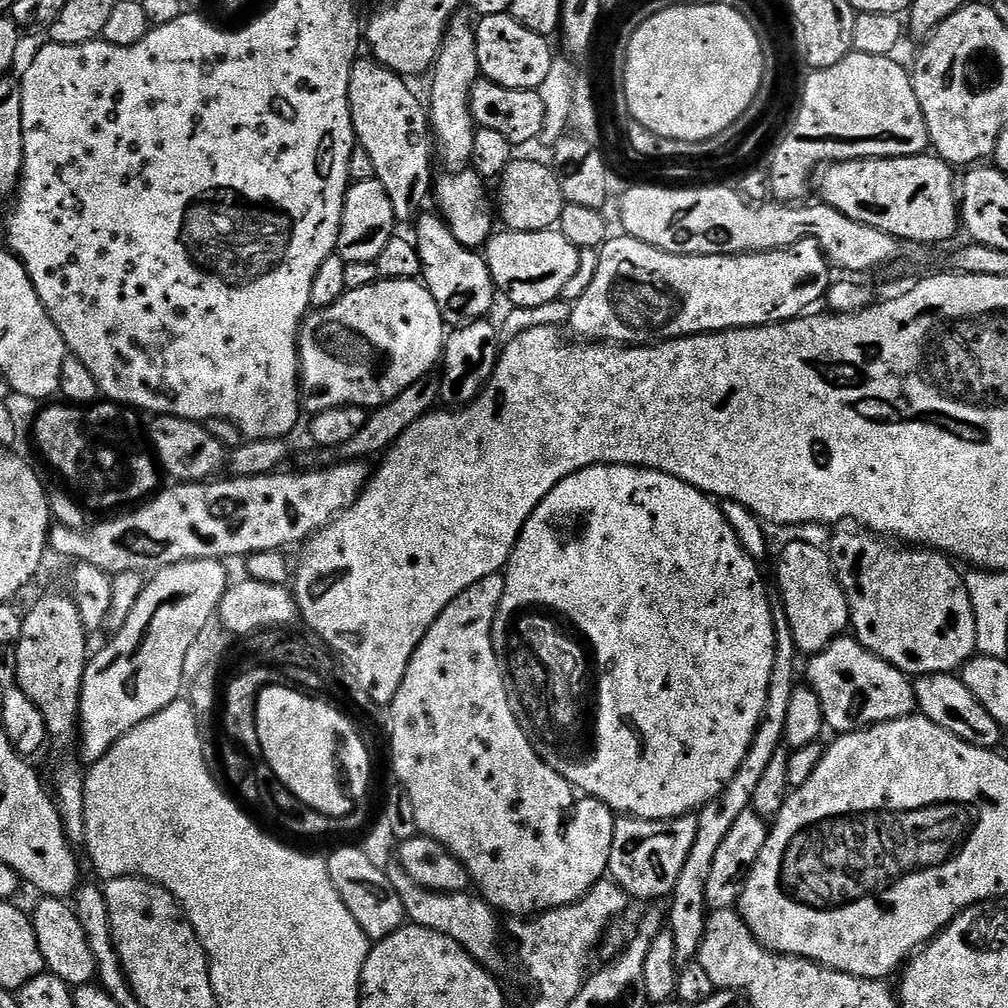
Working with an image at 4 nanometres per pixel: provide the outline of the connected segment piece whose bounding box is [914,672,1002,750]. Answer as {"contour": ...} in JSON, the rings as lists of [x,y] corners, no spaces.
{"contour":[[[947,672],[946,674],[917,676],[914,680],[914,687],[916,689],[916,707],[919,715],[926,717],[927,720],[934,722],[938,726],[942,726],[942,730],[962,738],[962,742],[972,744],[975,748],[996,750],[1001,747],[999,745],[1000,735],[1002,735],[1000,724],[994,722],[994,718],[990,718],[990,713],[986,711],[986,706],[982,706],[982,702],[978,702],[978,698],[974,698],[974,694],[970,694],[970,690],[966,690],[964,681],[959,675]]]}

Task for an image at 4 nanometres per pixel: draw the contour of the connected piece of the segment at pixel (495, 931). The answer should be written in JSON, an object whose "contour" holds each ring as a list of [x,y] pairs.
{"contour":[[[392,862],[386,868],[390,878],[390,886],[398,898],[402,898],[405,917],[415,927],[434,930],[438,934],[446,934],[446,938],[454,938],[462,950],[466,950],[489,972],[500,974],[504,968],[504,952],[500,949],[500,920],[496,909],[491,908],[478,894],[466,892],[428,892],[418,882],[414,882],[402,870],[399,862]]]}

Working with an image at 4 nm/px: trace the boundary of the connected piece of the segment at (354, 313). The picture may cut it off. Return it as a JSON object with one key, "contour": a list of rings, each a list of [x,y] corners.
{"contour":[[[381,278],[375,284],[362,286],[362,290],[347,291],[342,298],[338,298],[338,302],[334,302],[334,306],[326,306],[325,308],[309,311],[304,318],[303,324],[300,325],[298,347],[300,349],[300,386],[303,407],[307,411],[309,408],[309,413],[315,414],[327,408],[346,408],[351,406],[365,410],[375,410],[382,404],[388,404],[394,398],[398,398],[398,394],[402,394],[402,390],[406,390],[406,386],[425,379],[431,373],[428,371],[432,367],[435,369],[441,363],[445,339],[446,325],[442,314],[438,310],[438,302],[434,302],[434,298],[430,298],[430,290],[425,288],[419,279],[386,280]]]}

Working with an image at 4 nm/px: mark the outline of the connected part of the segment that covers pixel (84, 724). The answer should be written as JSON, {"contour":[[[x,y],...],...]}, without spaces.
{"contour":[[[194,559],[157,569],[145,583],[134,610],[130,610],[126,626],[111,635],[105,648],[91,653],[82,678],[78,725],[78,745],[88,762],[101,760],[122,737],[134,730],[134,726],[146,722],[146,718],[154,718],[154,714],[181,699],[186,688],[183,678],[186,652],[201,633],[206,620],[217,615],[220,600],[230,583],[228,566],[216,559]]]}

